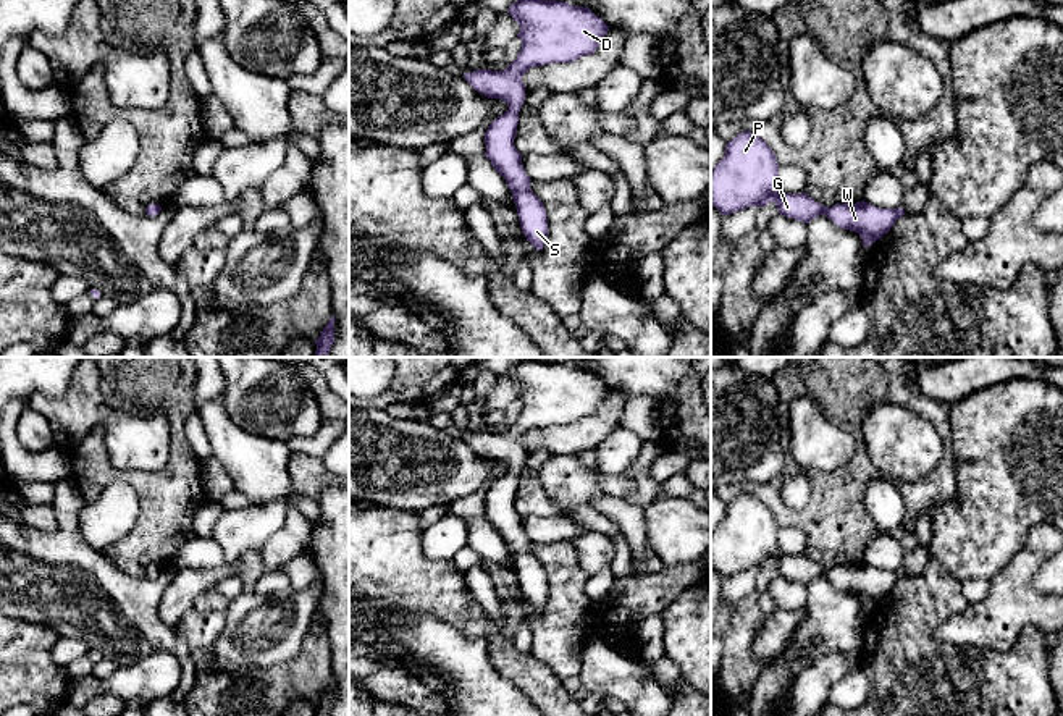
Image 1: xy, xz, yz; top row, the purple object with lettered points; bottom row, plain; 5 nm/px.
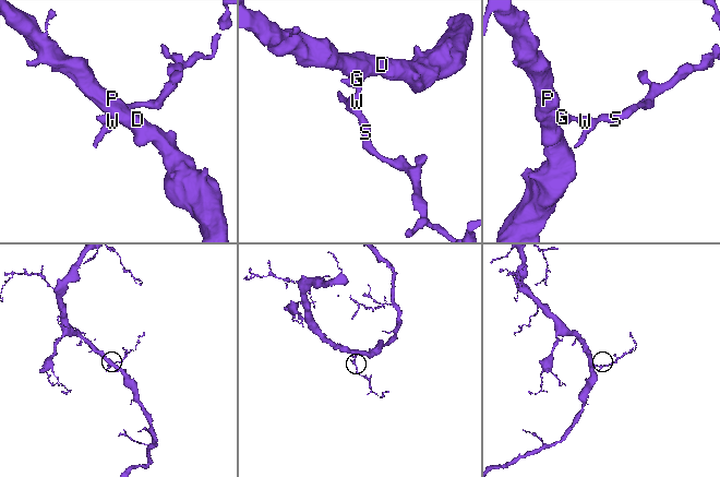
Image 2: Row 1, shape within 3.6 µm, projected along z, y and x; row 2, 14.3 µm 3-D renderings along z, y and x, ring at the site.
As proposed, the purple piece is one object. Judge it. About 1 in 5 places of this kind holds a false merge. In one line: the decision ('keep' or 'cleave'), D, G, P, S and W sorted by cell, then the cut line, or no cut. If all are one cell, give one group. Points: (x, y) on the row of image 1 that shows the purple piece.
keep | D G P S W | no cut

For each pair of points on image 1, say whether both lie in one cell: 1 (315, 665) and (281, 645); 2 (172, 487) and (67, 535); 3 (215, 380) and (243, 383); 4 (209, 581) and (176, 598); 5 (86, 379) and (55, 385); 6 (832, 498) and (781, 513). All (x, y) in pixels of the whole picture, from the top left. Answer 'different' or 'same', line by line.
1: different
2: different
3: different
4: same
5: different
6: same

